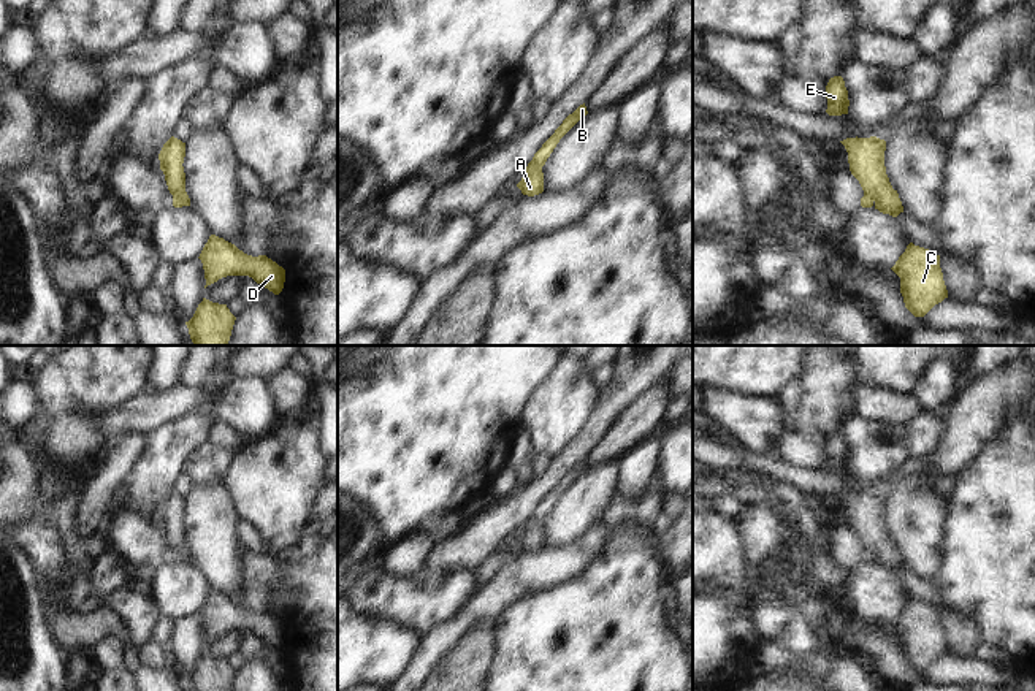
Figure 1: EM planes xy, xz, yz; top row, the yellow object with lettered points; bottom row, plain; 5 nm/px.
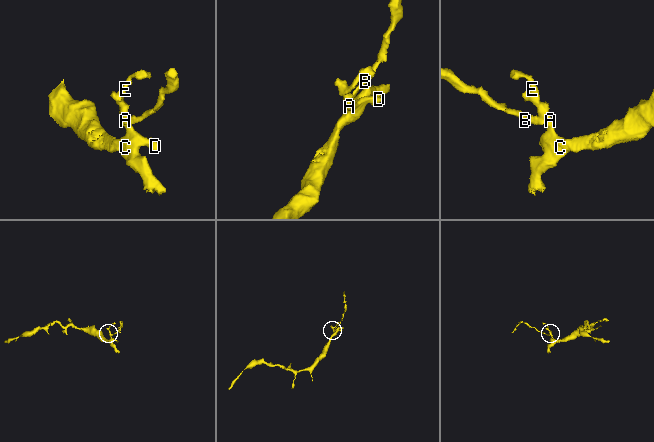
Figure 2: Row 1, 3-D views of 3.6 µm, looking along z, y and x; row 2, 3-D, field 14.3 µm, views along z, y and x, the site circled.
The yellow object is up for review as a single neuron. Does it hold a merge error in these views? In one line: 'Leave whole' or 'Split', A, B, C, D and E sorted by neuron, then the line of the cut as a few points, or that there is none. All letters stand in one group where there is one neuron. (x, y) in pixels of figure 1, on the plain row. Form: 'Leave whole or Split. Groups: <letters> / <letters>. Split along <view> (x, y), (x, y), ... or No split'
Split. Groups: A C D E / B. Split along xz (528, 519), (541, 525)

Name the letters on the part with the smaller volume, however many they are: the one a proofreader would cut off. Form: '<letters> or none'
B

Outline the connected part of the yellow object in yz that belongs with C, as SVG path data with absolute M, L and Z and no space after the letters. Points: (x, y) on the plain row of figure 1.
M910 597L891 624L900 632L905 662L915 672L924 672L948 653L940 610L932 605Z

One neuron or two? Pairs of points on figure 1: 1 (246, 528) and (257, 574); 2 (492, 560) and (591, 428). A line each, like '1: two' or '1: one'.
1: two
2: two

